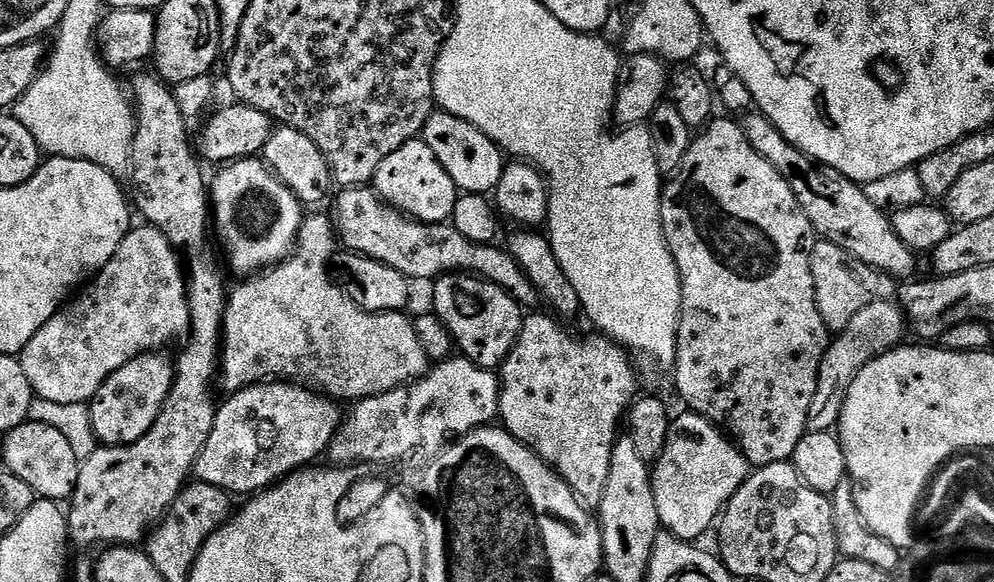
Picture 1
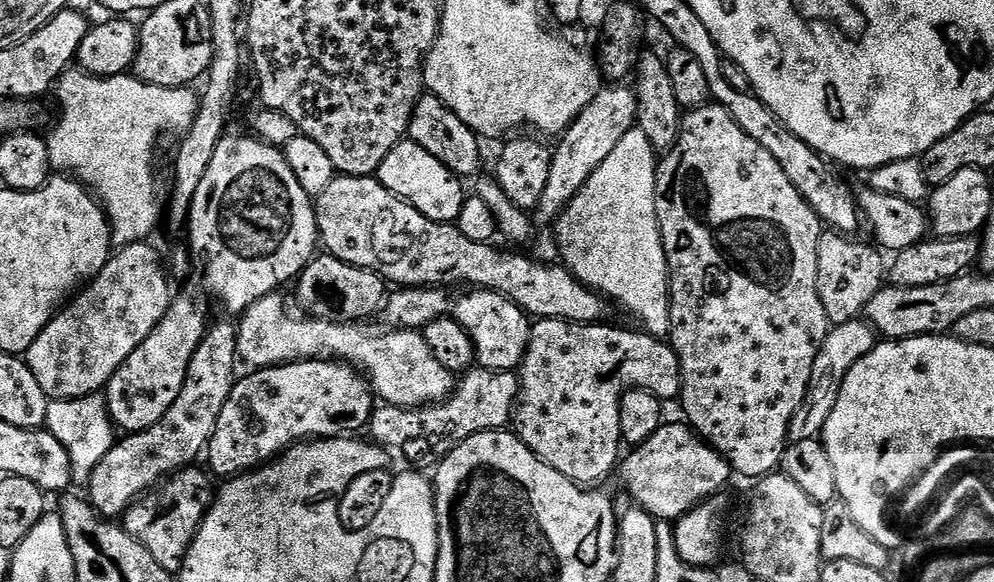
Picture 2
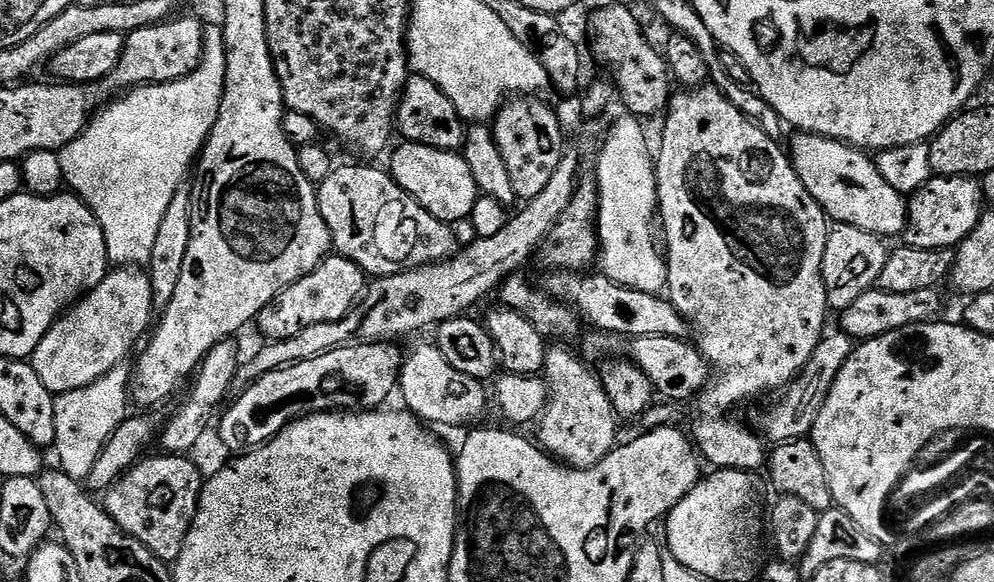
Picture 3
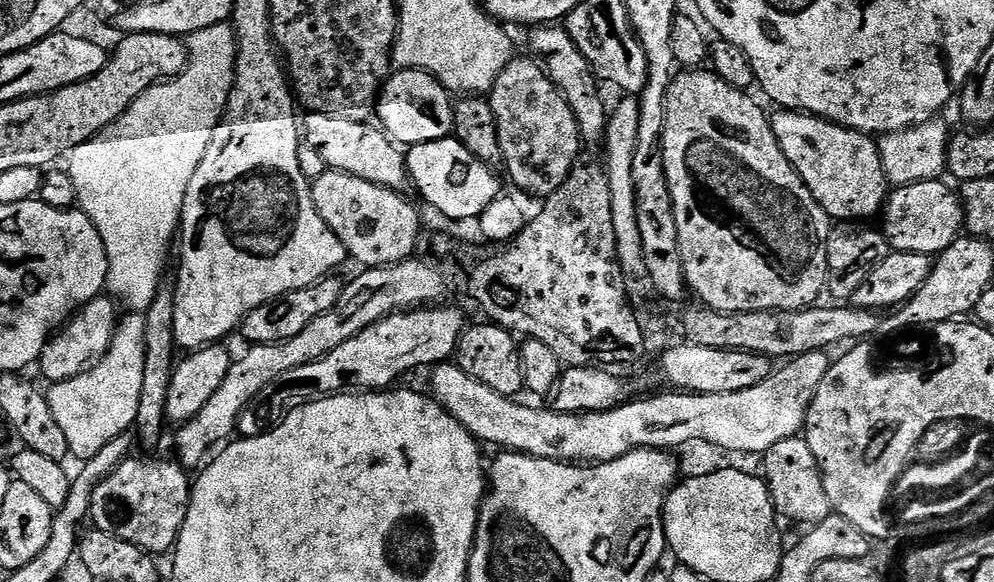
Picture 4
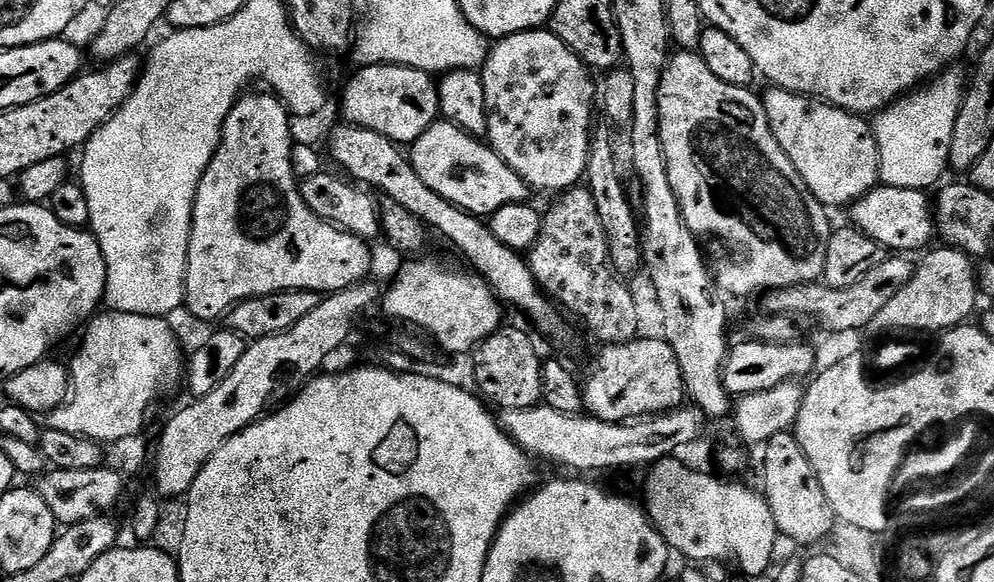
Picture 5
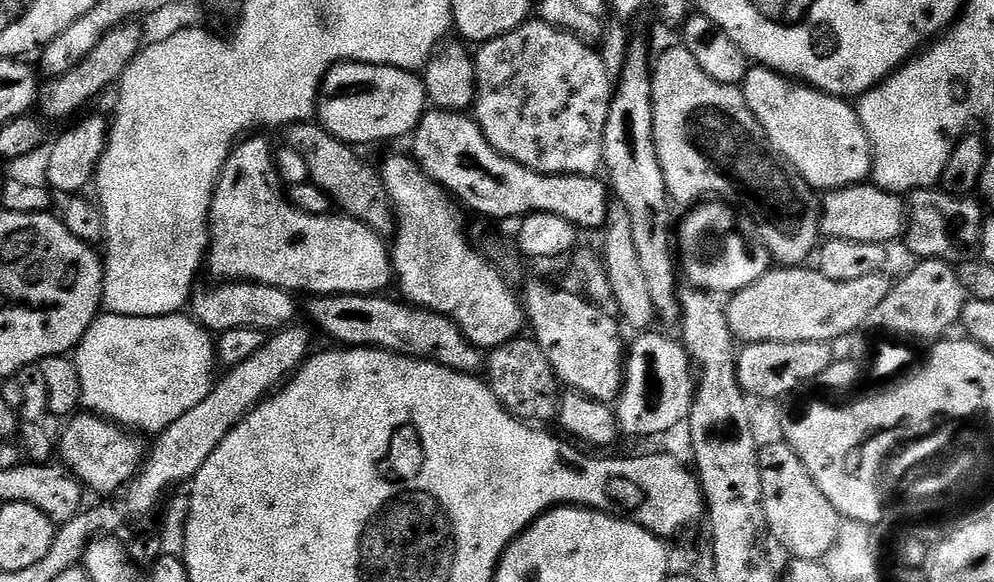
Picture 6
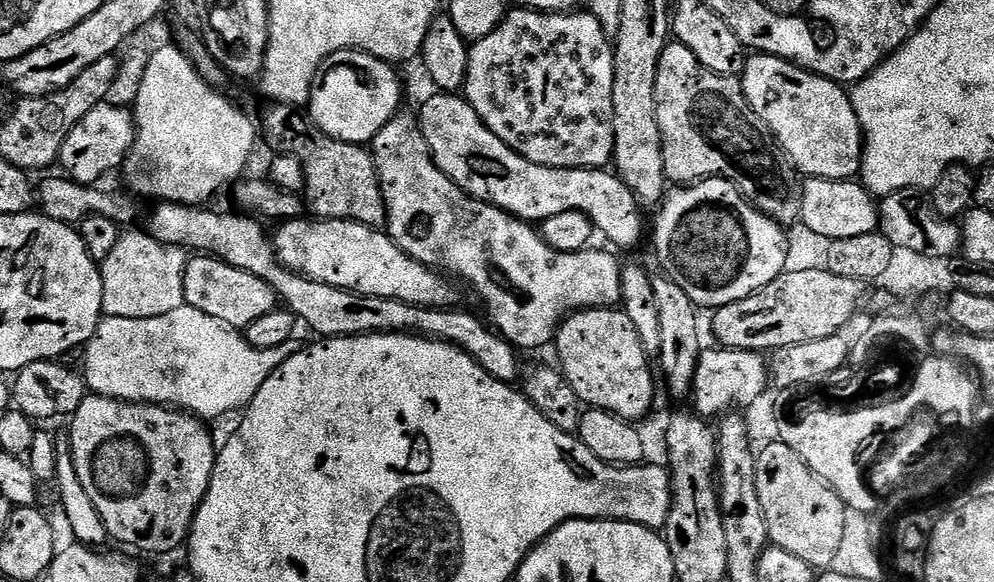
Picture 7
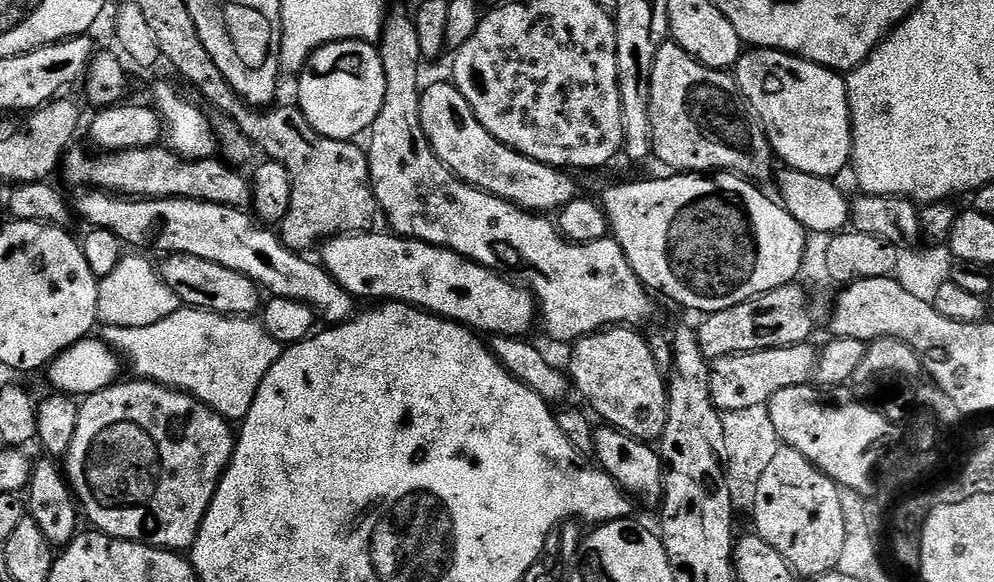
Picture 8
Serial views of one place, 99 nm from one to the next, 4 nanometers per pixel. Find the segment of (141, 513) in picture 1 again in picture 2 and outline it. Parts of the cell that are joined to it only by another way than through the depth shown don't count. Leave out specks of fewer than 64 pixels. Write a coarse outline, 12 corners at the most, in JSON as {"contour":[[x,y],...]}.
{"contour":[[237,325],[204,333],[182,394],[117,439],[86,496],[120,518],[197,463],[238,379]]}

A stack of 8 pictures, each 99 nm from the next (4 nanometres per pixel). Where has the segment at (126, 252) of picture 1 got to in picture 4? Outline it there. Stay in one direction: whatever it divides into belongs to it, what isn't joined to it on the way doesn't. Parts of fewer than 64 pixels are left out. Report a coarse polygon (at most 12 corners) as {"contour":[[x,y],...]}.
{"contour":[[101,294],[42,350],[38,369],[52,384],[104,357],[118,304]]}

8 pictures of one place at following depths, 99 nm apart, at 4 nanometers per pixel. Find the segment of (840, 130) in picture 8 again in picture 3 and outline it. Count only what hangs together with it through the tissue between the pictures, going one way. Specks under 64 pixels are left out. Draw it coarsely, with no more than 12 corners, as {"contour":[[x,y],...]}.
{"contour":[[813,132],[790,159],[829,221],[881,238],[908,200],[867,151]]}

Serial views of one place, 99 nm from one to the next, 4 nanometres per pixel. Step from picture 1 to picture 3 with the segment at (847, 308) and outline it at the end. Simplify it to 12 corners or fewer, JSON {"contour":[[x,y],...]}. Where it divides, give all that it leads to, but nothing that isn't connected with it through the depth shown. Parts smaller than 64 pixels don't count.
{"contour":[[833,223],[822,258],[829,309],[877,287],[889,245]]}

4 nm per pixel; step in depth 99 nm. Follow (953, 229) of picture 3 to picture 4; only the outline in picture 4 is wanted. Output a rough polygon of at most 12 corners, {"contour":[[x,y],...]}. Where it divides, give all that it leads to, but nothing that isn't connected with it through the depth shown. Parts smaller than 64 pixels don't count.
{"contour":[[943,179],[902,184],[884,201],[893,252],[946,251],[964,205]]}

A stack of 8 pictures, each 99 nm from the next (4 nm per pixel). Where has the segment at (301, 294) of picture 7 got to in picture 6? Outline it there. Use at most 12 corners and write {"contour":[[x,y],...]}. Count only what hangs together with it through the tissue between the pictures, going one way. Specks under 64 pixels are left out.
{"contour":[[387,295],[318,296],[337,345],[480,376],[485,353],[449,316]]}

